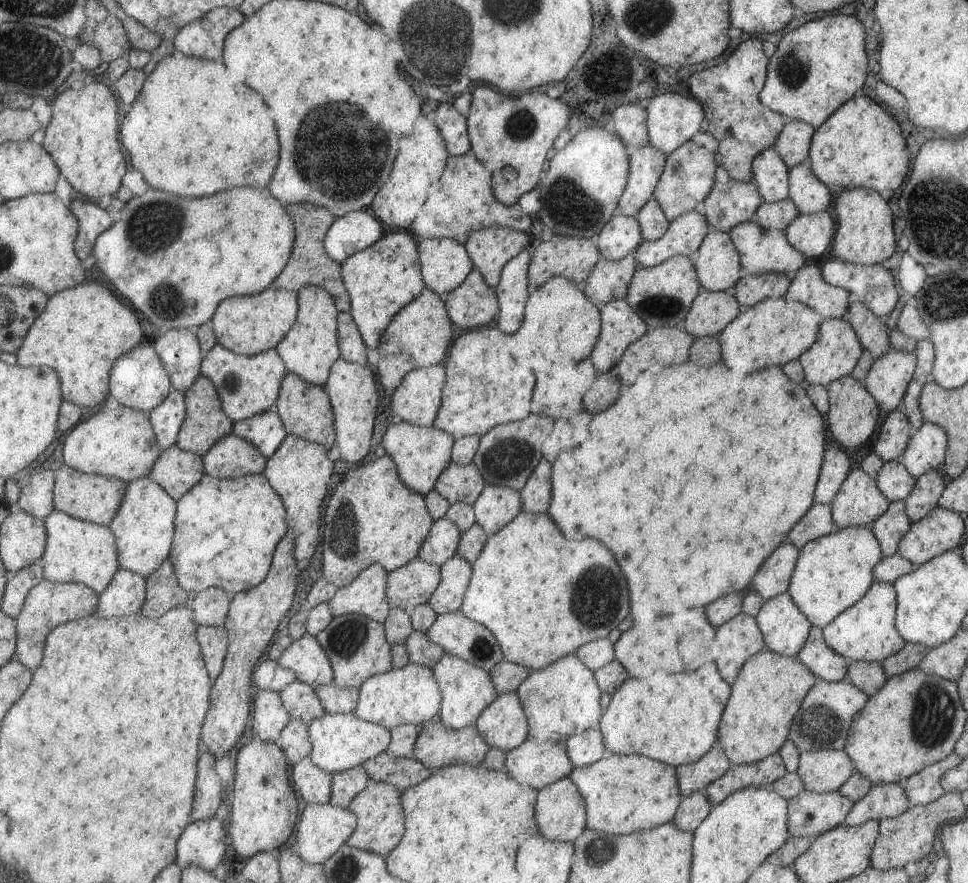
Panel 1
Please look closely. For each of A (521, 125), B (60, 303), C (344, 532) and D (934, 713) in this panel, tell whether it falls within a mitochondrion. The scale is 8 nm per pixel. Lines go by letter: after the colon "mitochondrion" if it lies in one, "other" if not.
A: mitochondrion
B: other
C: mitochondrion
D: mitochondrion

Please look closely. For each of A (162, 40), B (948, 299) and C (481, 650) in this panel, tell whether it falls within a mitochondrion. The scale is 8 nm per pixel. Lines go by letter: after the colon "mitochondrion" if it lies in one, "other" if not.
A: other
B: mitochondrion
C: mitochondrion

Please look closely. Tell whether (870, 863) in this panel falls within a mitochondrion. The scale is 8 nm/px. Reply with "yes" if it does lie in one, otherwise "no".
no

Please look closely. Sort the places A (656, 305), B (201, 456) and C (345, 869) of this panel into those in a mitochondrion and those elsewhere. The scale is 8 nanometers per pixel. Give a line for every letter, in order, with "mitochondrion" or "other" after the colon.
A: mitochondrion
B: other
C: mitochondrion

